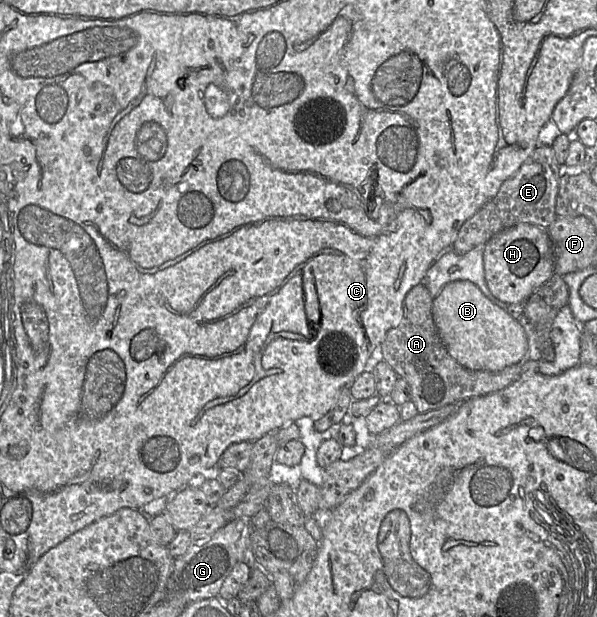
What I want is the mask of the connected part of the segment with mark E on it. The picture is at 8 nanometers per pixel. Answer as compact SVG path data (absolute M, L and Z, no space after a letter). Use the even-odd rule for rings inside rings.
M537 145L517 172L506 179L496 196L461 226L452 249L459 255L484 247L498 233L520 223L537 225L543 229L556 219L555 206L559 188L560 166L551 146Z

